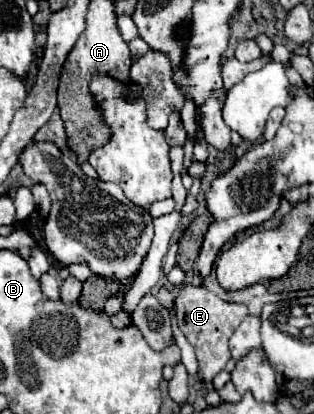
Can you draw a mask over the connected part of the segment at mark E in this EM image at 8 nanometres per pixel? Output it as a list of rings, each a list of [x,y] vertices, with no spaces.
[[[181,286],[177,294],[177,324],[197,352],[201,380],[211,382],[225,368],[225,364],[231,358],[229,338],[245,316],[247,316],[247,308],[243,304],[223,302],[203,286]]]

